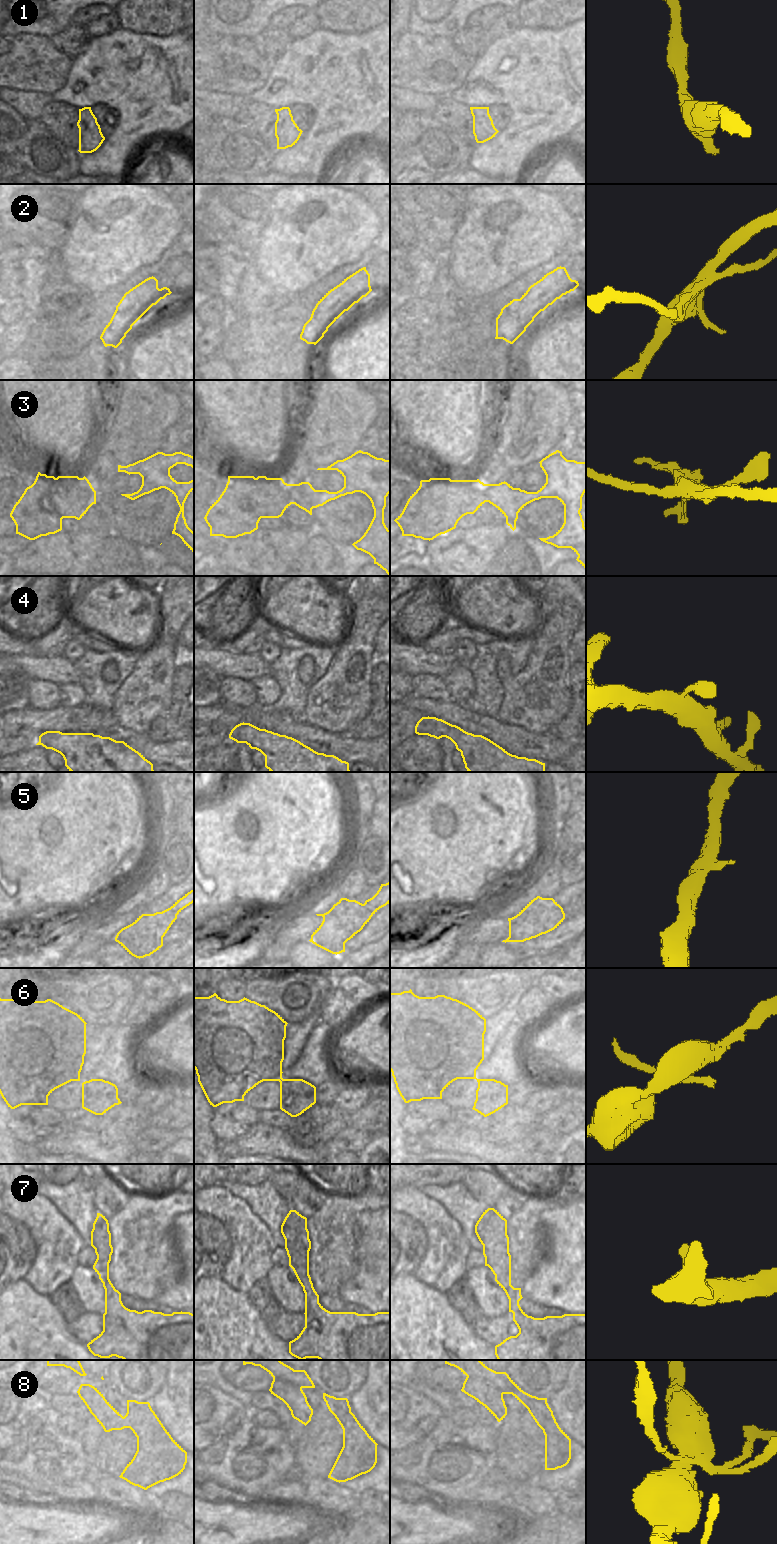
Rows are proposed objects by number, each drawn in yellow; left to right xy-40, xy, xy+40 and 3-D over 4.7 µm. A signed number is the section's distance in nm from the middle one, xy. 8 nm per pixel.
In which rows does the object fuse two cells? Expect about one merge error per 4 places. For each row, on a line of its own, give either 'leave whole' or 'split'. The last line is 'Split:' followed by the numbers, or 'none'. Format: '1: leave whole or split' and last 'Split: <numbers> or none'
1: leave whole
2: split
3: split
4: leave whole
5: leave whole
6: leave whole
7: leave whole
8: split
Split: 2, 3, 8

